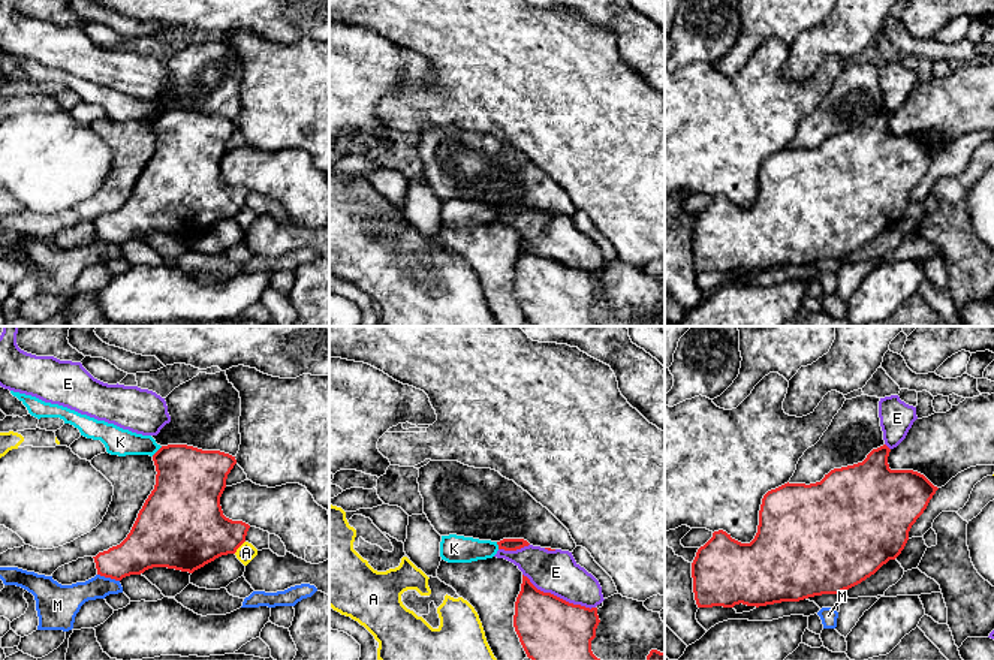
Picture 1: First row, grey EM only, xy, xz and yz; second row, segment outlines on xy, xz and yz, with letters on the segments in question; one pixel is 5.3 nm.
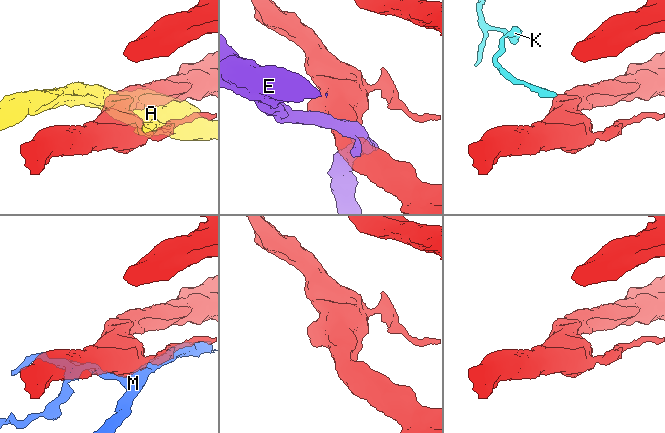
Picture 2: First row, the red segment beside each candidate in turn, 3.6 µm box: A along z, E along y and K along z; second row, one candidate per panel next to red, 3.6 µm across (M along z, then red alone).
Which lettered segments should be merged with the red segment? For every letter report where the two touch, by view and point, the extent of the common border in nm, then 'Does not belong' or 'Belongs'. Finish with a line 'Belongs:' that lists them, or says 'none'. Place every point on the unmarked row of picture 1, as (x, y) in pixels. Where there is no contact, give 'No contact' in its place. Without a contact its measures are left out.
A: Touches red at xy (240, 210). Shared border 90 nm. Does not belong
E: Touches red at xz (559, 262). Shared border 440 nm. Does not belong
K: Touches red at xy (157, 115). Shared border 80 nm. Does not belong
M: Touches red at xy (108, 241). Shared border 130 nm. Does not belong
Belongs: none

